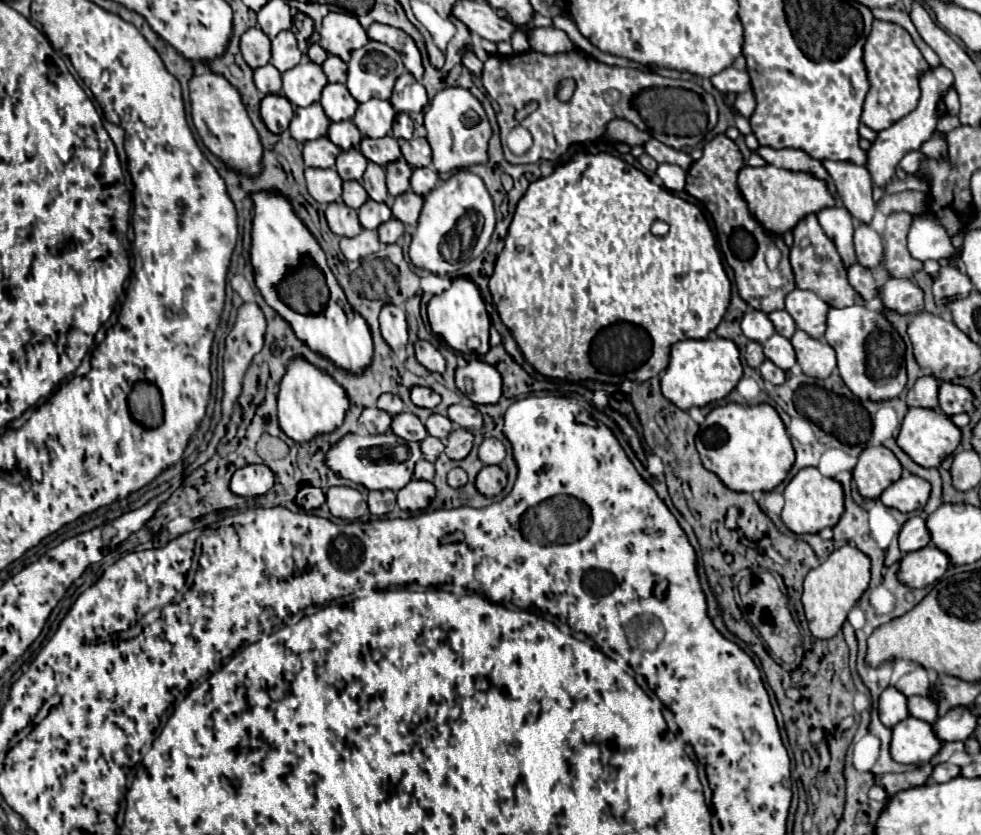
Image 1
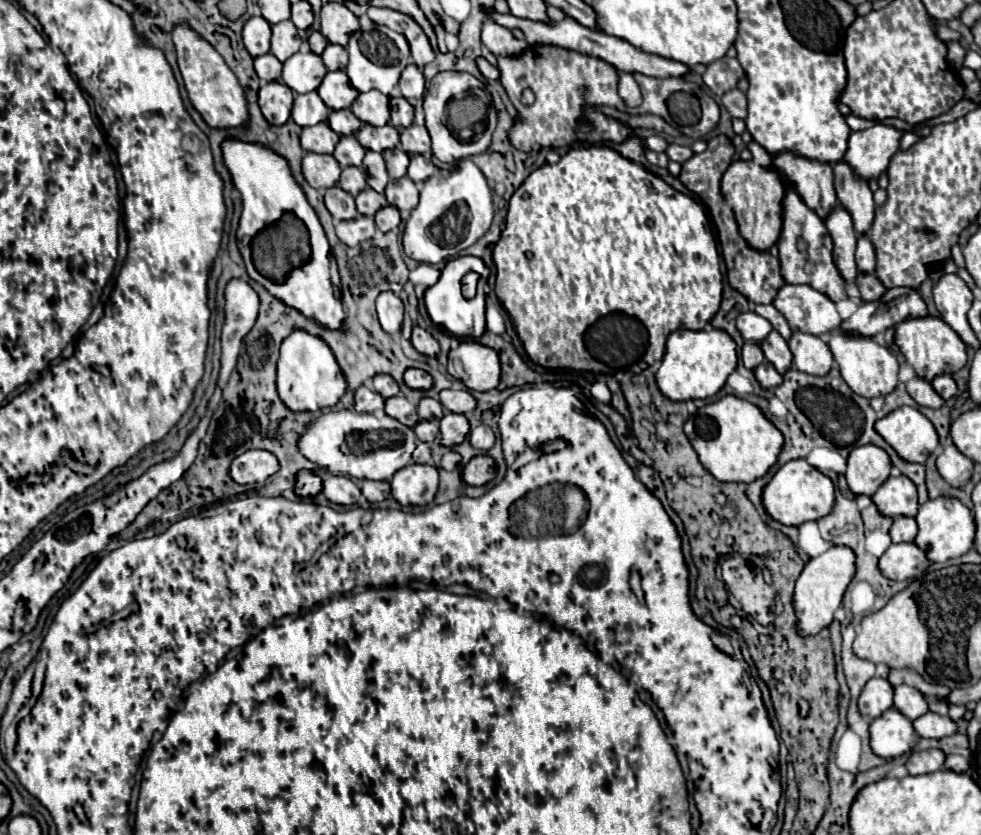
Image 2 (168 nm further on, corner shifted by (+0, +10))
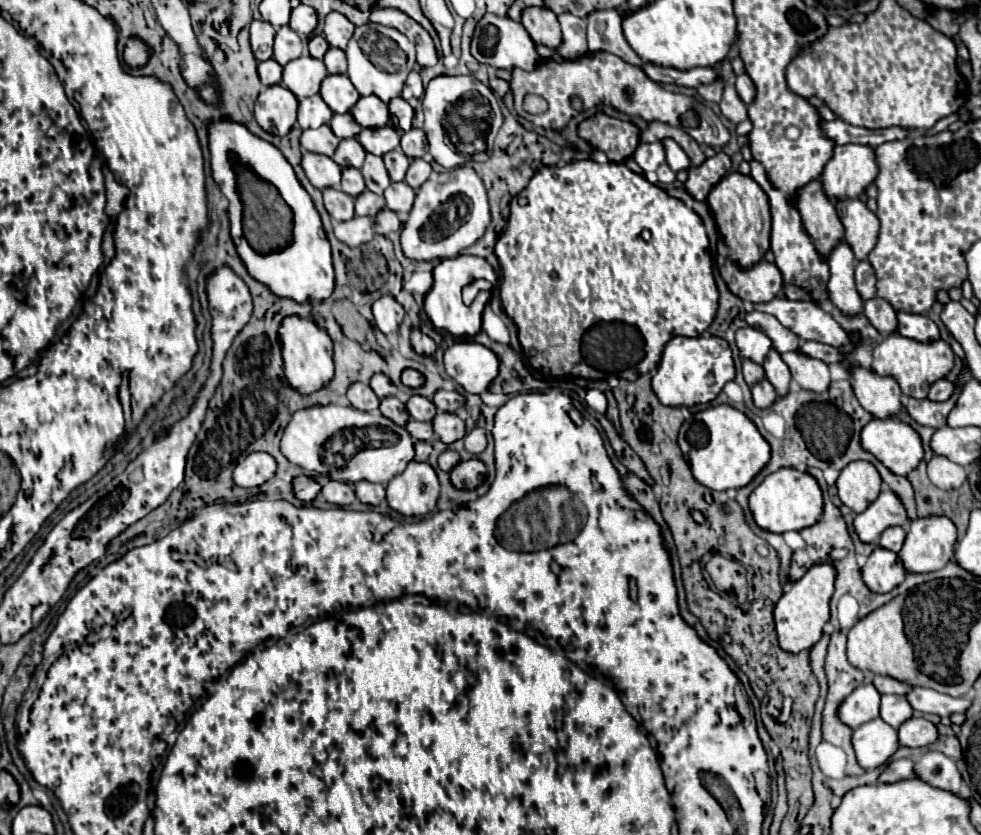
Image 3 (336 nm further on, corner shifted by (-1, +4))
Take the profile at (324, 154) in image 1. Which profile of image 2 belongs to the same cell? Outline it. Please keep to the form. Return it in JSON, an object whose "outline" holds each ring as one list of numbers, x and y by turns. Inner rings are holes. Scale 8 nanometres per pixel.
{"outline":[[326,122,302,128,302,134,300,134,302,148,306,152,316,152,316,154,332,154,338,140,340,136]]}

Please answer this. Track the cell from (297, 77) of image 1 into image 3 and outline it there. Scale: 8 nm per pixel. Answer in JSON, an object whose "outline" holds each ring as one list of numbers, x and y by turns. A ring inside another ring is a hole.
{"outline":[[301,56,285,66,281,84,289,88,299,100,303,100,319,92,325,76,327,76,327,68,321,60,311,56]]}

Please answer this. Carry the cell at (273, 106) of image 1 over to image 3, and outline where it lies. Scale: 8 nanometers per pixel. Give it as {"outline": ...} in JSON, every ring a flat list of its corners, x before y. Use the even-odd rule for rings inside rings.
{"outline":[[281,84,265,88,255,102,257,124,275,136,287,136,297,118,297,96]]}

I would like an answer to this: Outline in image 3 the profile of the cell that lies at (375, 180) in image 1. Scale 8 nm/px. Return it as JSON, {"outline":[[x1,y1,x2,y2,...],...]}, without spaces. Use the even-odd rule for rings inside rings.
{"outline":[[367,154,363,166,361,166,361,174,365,178,365,184,371,192,375,194,383,194,385,188,391,184,389,180,389,174,387,174,387,168,383,164,383,158,379,156,373,156,373,154]]}

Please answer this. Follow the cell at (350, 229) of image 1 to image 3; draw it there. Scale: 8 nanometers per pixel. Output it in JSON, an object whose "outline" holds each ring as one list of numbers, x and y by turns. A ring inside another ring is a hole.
{"outline":[[325,188,323,190,325,208,335,220,351,220,355,216,353,212,353,198,337,188]]}

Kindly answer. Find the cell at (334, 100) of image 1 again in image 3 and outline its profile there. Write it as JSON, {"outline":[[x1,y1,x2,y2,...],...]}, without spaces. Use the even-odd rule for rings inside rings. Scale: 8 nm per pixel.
{"outline":[[345,74,327,76,321,82,319,94,325,100,325,104,337,114,349,112,353,108,353,104,359,100,359,92,355,90,355,86,351,84,351,80]]}

